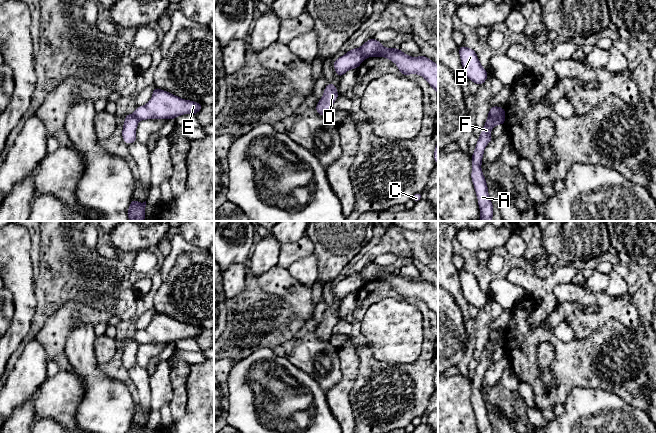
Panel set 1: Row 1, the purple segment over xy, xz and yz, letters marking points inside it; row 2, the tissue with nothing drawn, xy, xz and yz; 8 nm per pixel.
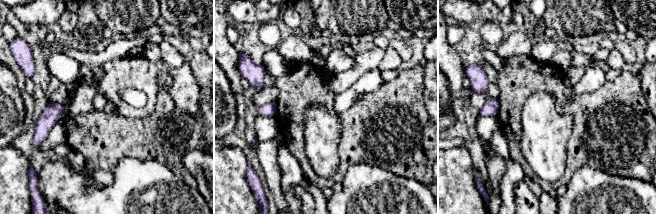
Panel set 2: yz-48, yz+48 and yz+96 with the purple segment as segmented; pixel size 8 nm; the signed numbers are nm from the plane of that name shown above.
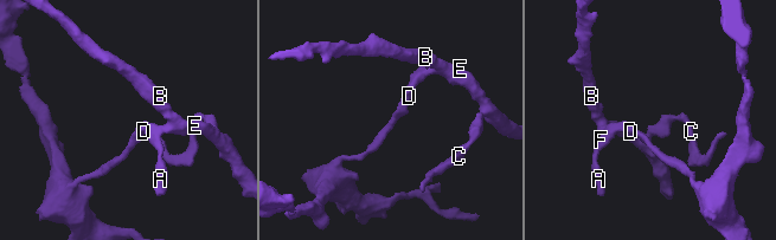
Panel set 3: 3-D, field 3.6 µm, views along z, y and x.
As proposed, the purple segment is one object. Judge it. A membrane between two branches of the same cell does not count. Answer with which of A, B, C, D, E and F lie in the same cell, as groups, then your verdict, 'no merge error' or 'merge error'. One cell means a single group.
A D F / B C E; merge error

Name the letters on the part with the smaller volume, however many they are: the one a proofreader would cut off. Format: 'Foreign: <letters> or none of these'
Foreign: A, D, F

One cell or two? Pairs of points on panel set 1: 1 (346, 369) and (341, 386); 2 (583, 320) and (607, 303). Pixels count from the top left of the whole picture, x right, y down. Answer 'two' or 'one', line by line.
1: one
2: one

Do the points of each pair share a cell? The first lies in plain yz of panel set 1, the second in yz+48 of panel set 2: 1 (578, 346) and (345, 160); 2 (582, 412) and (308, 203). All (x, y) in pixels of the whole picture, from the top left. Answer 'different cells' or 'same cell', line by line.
1: same cell
2: different cells

